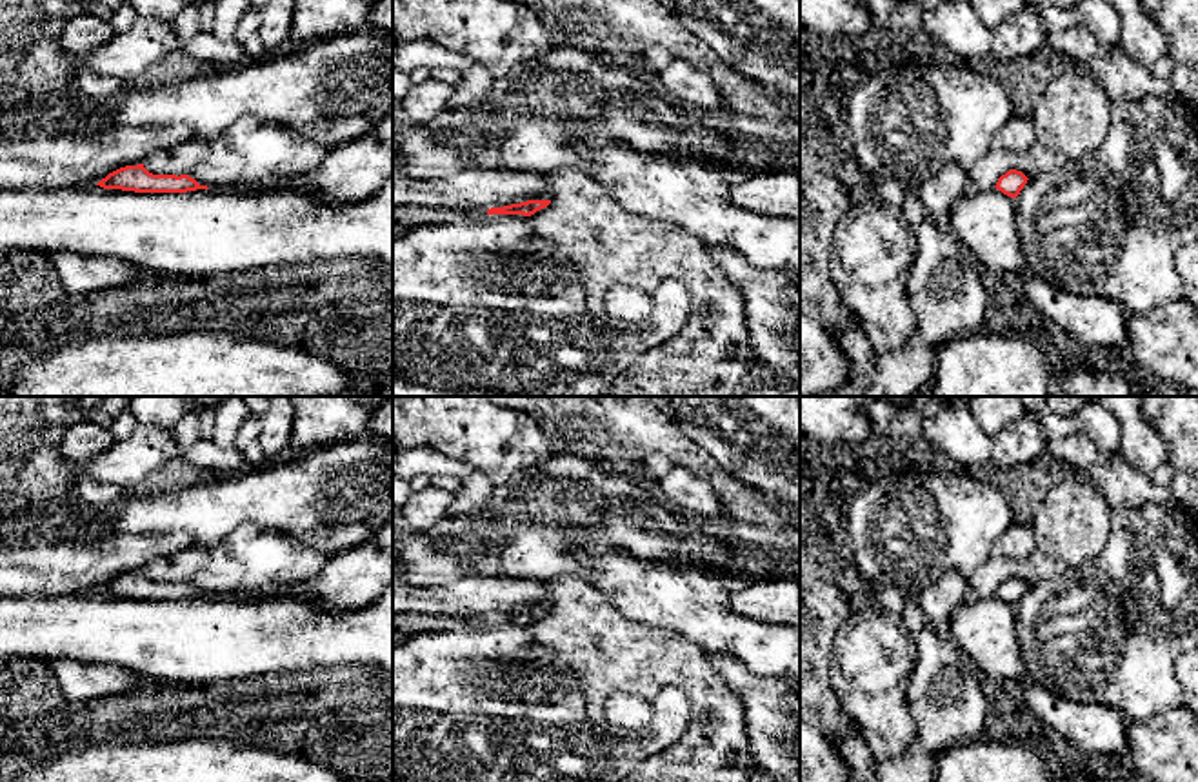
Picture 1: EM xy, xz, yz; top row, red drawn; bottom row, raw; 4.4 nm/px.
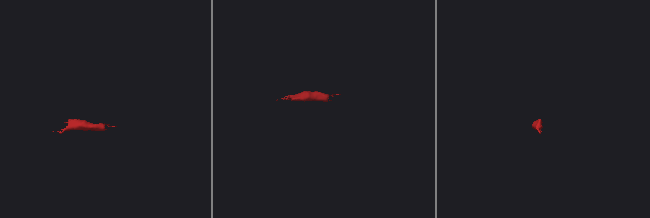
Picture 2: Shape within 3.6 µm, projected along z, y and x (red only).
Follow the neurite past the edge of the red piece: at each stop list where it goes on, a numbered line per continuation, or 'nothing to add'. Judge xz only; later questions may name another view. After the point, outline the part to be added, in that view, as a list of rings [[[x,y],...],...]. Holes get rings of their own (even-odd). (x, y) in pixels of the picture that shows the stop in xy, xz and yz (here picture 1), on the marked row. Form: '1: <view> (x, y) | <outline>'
nothing to add

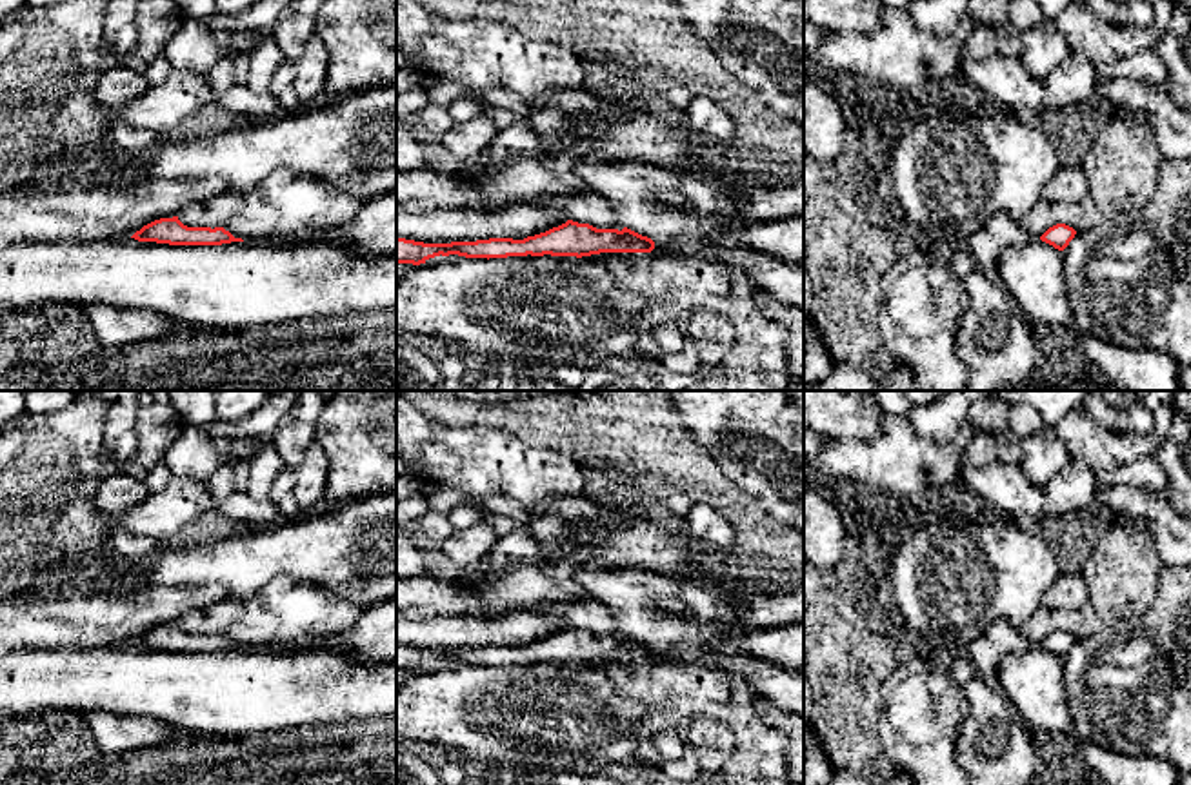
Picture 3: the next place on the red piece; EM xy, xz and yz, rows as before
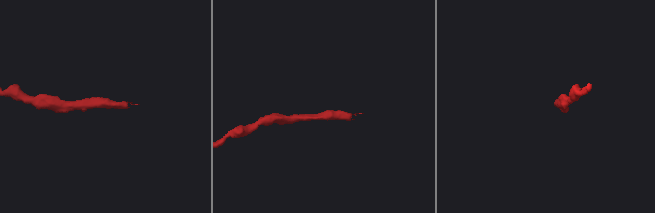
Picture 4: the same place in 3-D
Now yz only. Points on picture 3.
nothing to add

